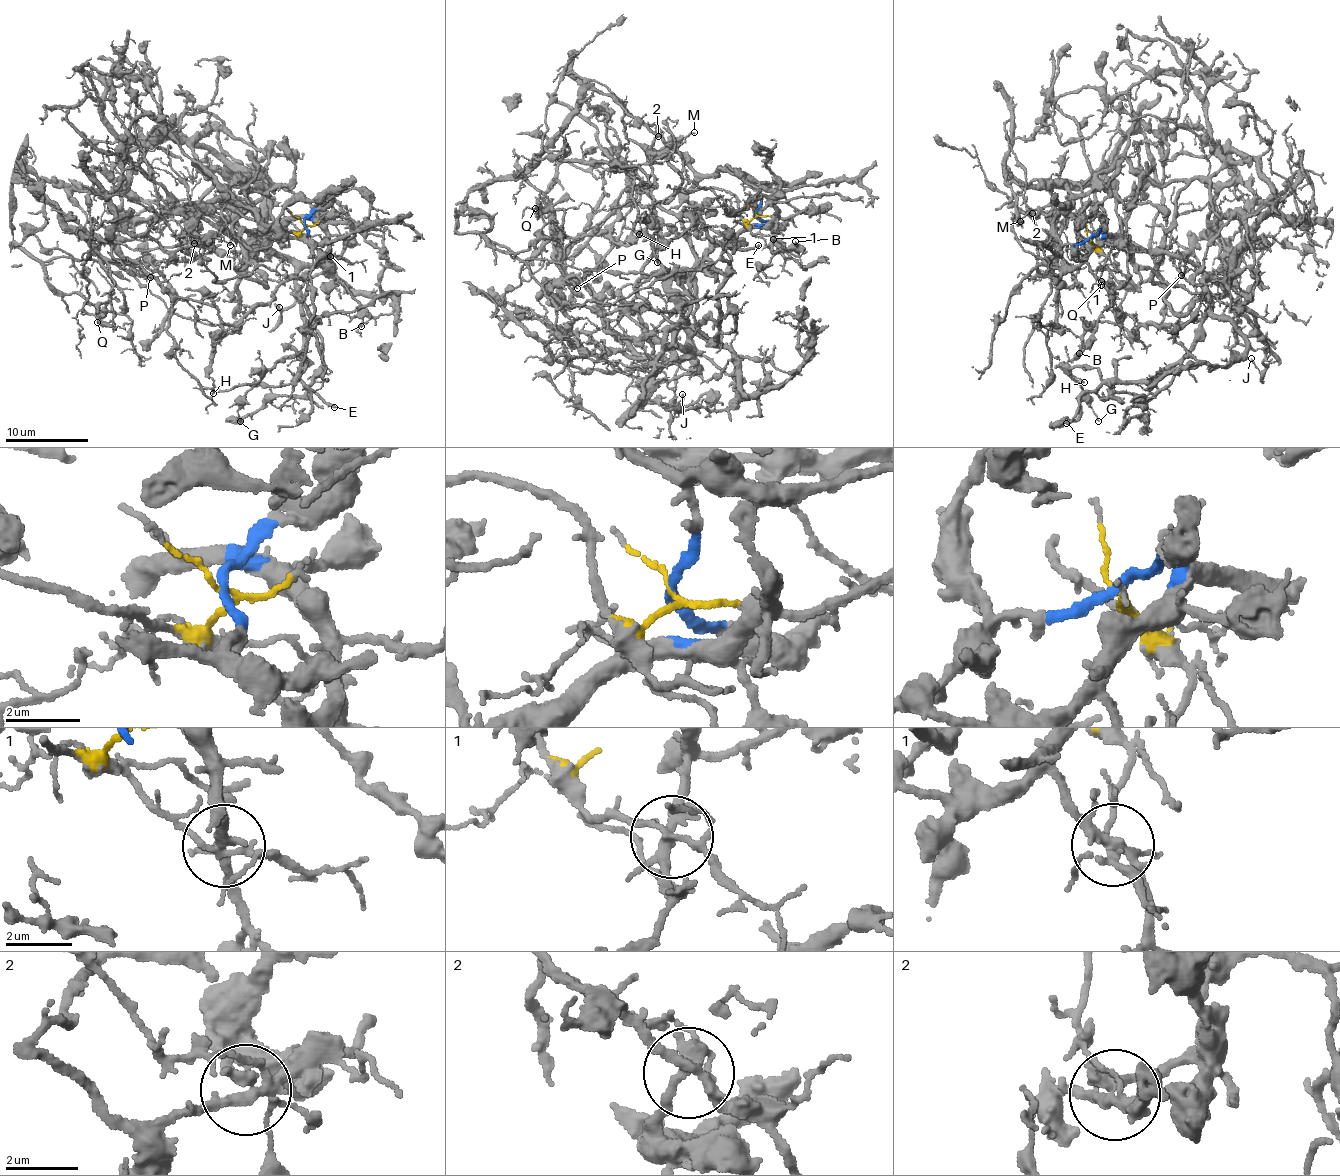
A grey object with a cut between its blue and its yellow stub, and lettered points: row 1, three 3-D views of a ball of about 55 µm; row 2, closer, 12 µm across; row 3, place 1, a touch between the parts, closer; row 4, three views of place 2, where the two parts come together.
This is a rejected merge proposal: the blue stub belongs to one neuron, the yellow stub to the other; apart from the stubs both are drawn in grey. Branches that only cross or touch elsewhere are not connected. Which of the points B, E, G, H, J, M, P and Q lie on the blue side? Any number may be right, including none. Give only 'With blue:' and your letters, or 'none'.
With blue: B, E, G, H, J, P

